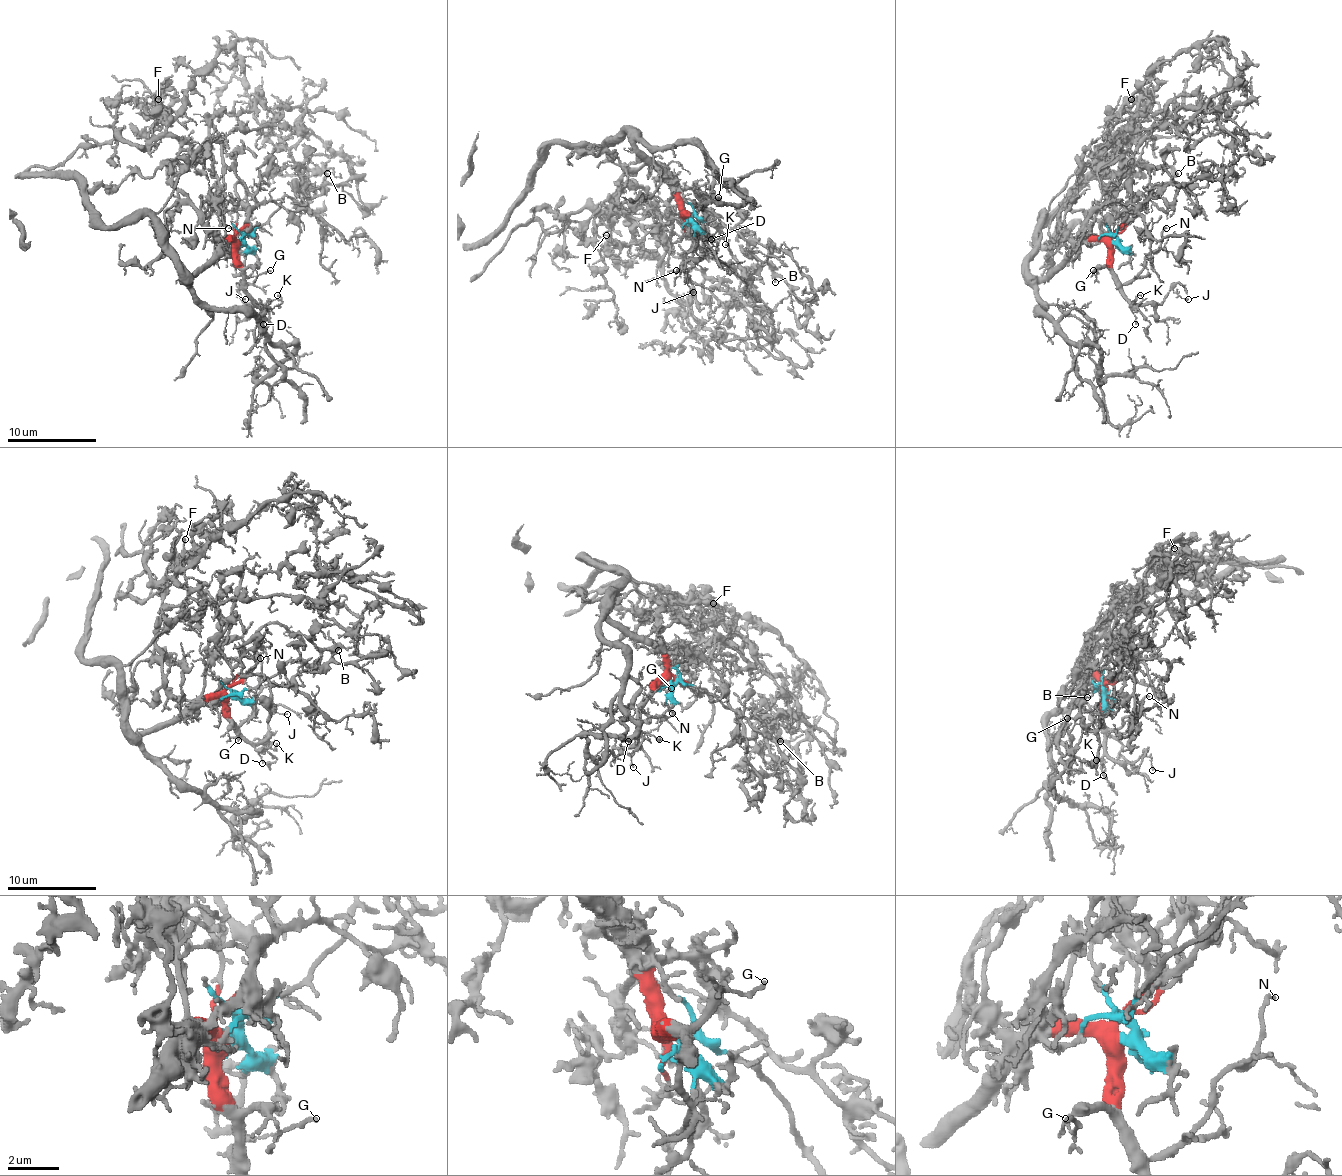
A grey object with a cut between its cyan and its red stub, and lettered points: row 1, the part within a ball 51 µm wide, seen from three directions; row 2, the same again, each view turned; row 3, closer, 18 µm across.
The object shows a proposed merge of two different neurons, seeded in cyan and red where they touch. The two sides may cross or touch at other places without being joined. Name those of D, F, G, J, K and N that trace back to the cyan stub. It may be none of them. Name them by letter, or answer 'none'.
F

